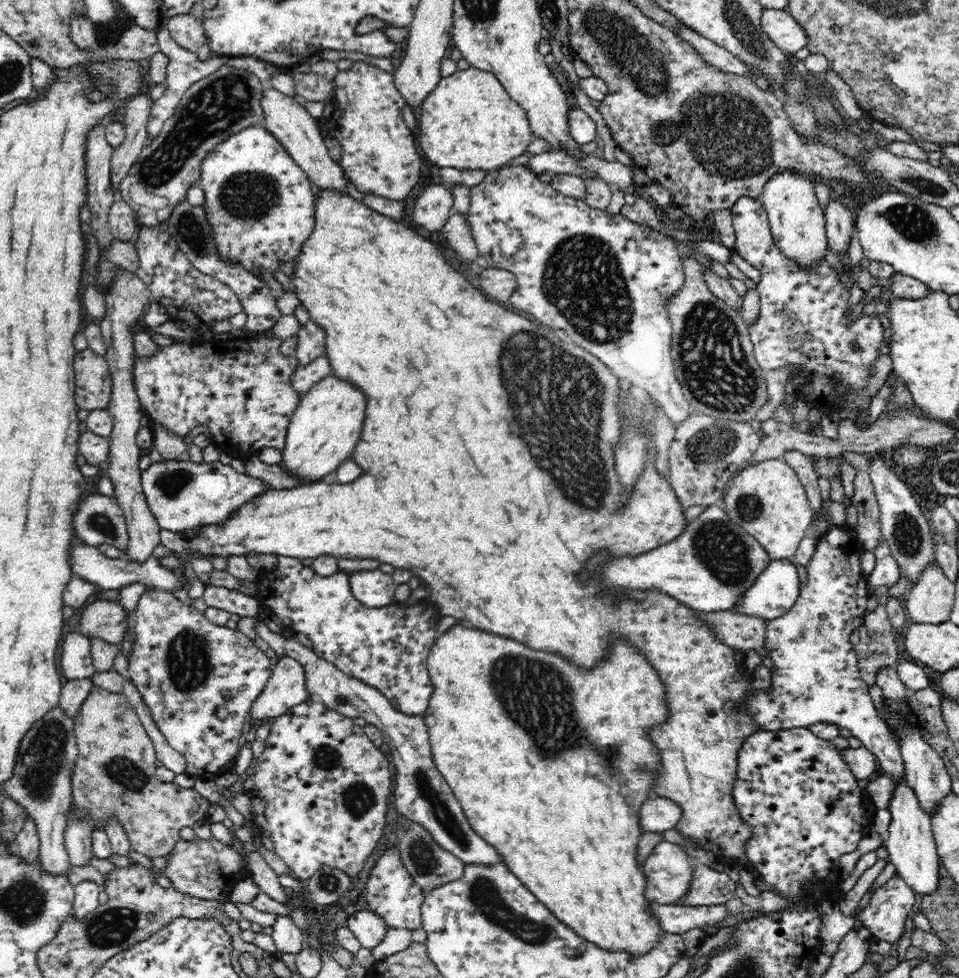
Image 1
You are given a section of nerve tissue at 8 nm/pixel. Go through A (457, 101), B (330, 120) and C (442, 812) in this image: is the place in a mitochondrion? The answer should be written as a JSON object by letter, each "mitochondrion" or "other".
{"A":"other","B":"other","C":"mitochondrion"}

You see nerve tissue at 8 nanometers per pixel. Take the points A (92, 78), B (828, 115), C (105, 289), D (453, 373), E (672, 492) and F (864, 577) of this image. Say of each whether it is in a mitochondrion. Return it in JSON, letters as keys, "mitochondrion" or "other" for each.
{"A":"other","B":"mitochondrion","C":"other","D":"other","E":"other","F":"other"}

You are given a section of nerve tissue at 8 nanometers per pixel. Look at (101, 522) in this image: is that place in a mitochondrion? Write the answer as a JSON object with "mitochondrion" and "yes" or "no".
{"mitochondrion":"yes"}

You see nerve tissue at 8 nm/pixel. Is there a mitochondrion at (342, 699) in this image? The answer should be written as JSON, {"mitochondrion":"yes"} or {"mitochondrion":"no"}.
{"mitochondrion":"yes"}

